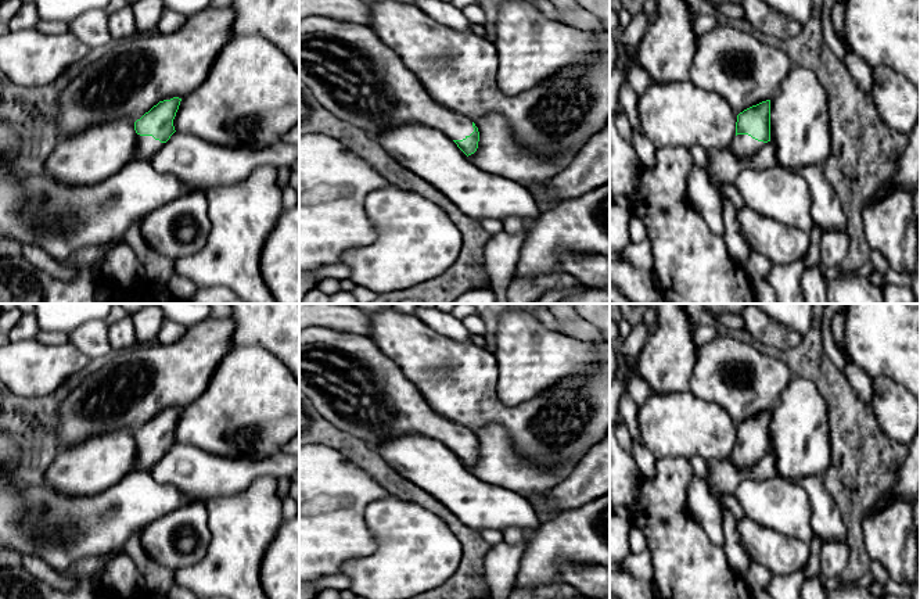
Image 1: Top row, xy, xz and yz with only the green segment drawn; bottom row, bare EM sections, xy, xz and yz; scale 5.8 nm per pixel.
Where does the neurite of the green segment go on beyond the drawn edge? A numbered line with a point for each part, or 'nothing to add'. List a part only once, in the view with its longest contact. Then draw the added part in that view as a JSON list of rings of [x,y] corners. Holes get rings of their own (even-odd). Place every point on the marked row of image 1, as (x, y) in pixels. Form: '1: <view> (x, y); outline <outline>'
1: xy (135, 74); outline [[[230,7],[205,8],[187,17],[175,33],[137,33],[112,42],[104,55],[72,78],[57,97],[57,129],[62,139],[121,119],[136,122],[159,101],[183,98],[206,79],[220,49],[234,36]]]

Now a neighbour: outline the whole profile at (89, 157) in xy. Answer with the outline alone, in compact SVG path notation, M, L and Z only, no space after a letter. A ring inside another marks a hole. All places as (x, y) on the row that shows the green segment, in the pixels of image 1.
M121 119L61 139L43 173L69 186L89 186L109 177L136 158L134 122Z

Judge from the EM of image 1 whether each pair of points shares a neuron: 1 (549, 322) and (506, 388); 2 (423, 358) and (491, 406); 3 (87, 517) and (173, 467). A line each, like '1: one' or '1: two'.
1: two
2: one
3: two

